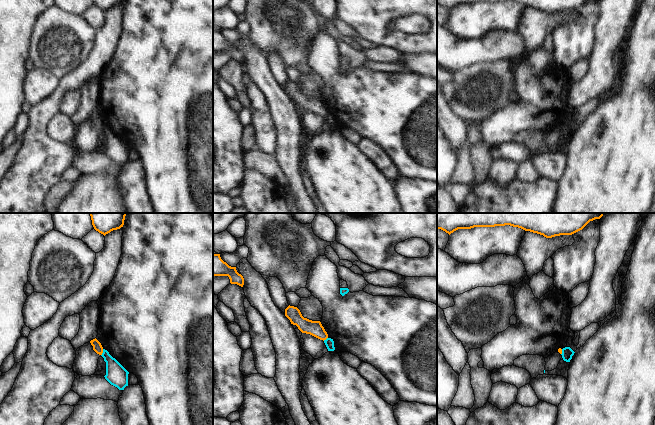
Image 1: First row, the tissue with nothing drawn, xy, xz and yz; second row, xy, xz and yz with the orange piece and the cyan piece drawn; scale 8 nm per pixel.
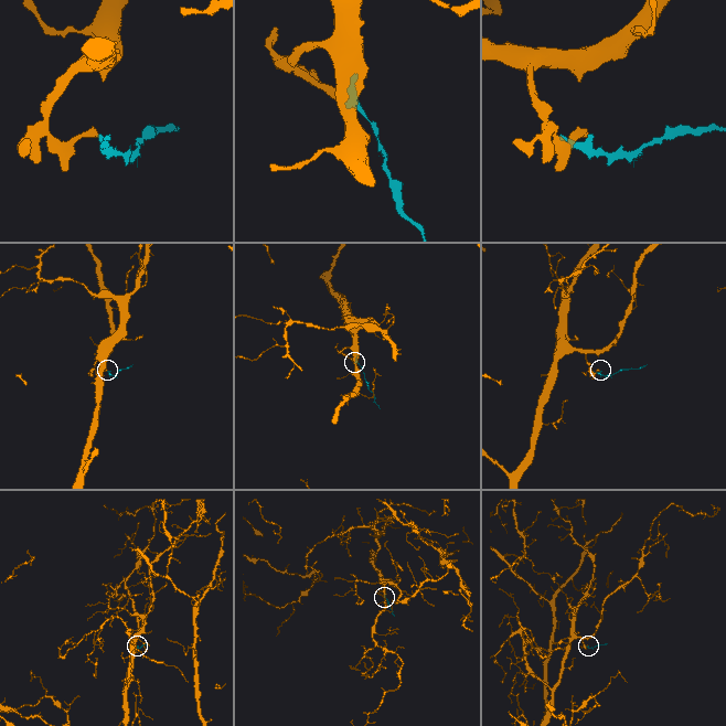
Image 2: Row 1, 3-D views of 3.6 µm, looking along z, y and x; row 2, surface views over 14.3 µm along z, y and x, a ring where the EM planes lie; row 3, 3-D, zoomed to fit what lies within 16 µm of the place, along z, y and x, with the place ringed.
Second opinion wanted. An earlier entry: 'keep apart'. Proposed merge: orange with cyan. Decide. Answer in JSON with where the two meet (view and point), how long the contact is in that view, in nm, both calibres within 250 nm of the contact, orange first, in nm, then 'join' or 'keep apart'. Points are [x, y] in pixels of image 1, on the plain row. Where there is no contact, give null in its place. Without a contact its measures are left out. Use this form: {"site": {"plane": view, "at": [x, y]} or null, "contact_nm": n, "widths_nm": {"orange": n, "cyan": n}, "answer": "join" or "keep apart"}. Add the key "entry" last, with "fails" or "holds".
{"site": {"plane": "xy", "at": [102, 128]}, "contact_nm": 60, "widths_nm": {"orange": 80, "cyan": 170}, "answer": "keep apart", "entry": "holds"}

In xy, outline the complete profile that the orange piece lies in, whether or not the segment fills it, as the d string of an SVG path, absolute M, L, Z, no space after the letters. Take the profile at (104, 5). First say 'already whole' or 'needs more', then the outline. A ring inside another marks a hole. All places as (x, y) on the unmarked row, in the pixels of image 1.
already whole | M92 0L94 5L104 12L113 6L120 5L124 0Z

